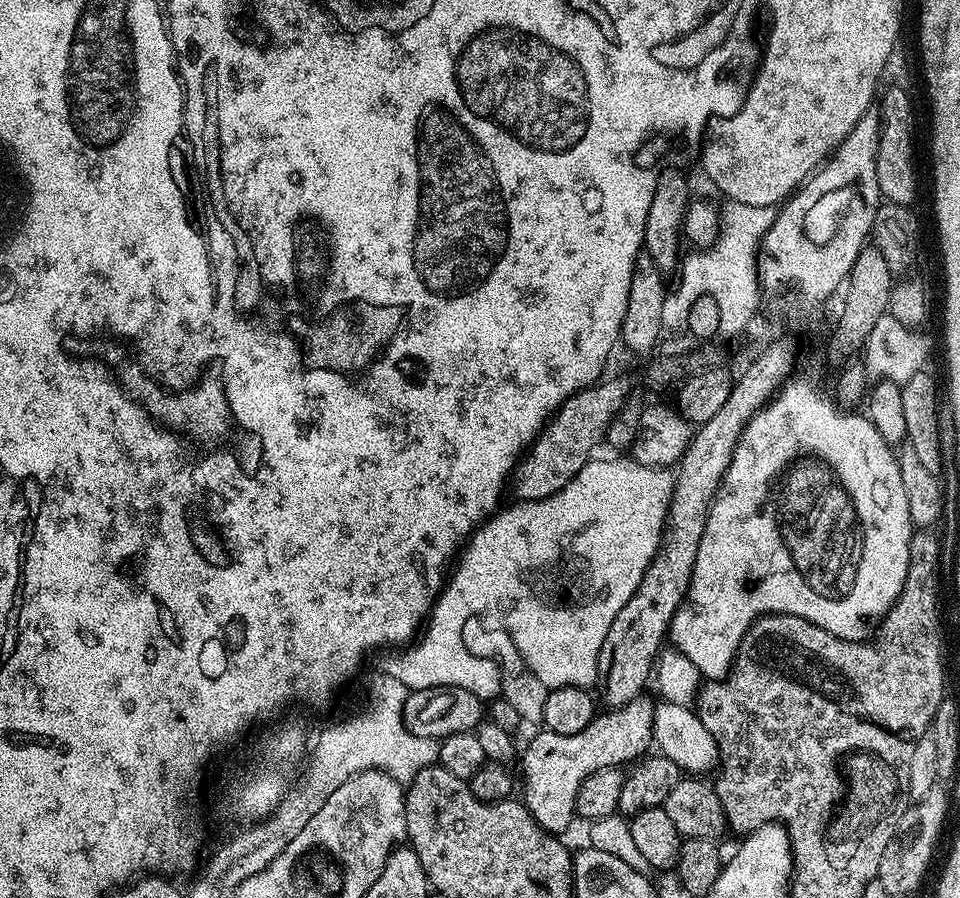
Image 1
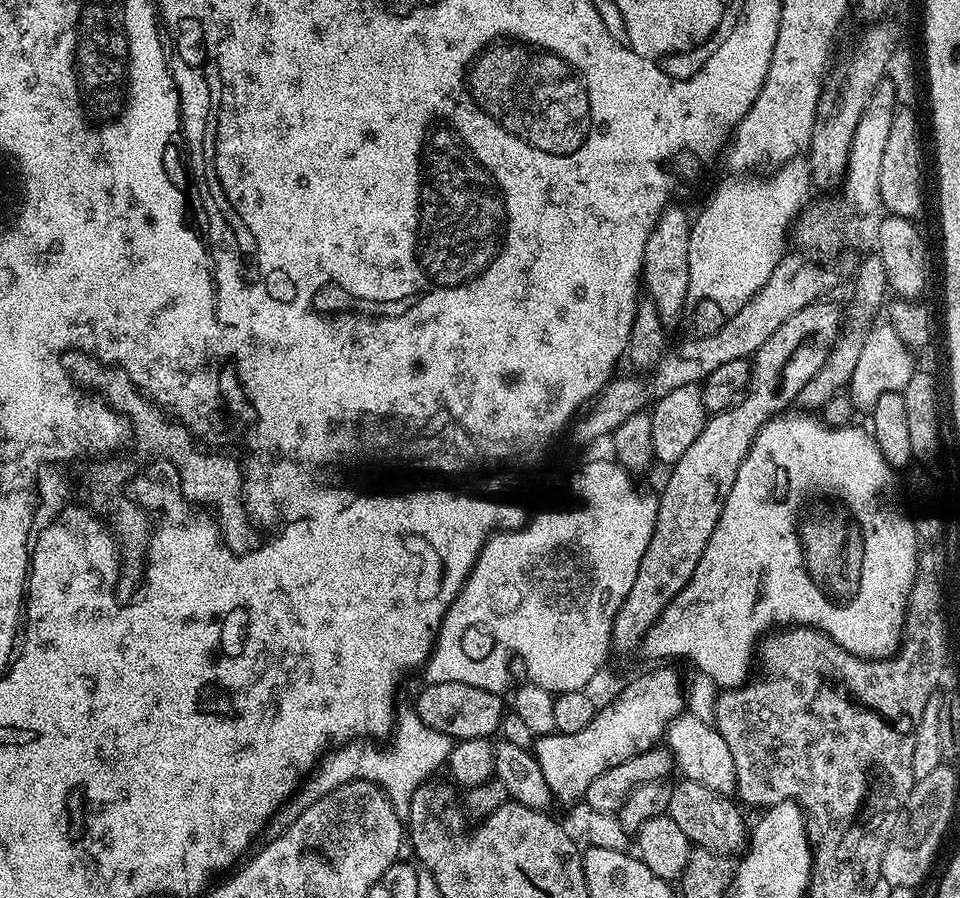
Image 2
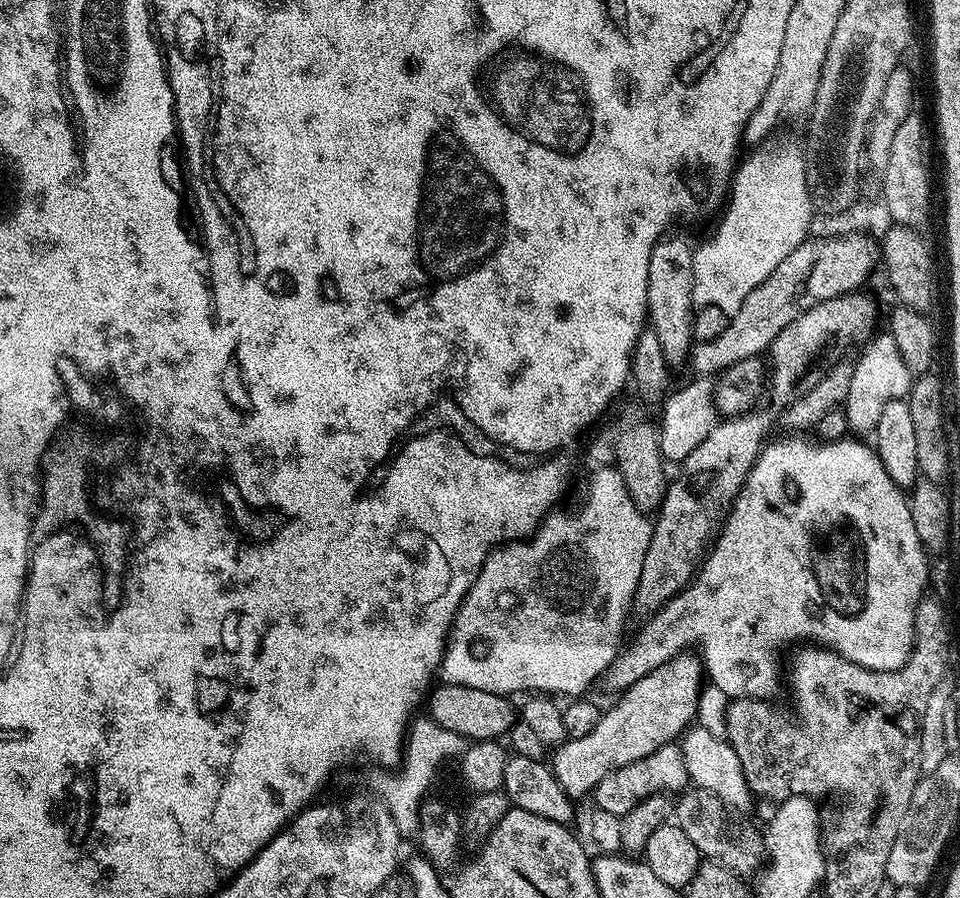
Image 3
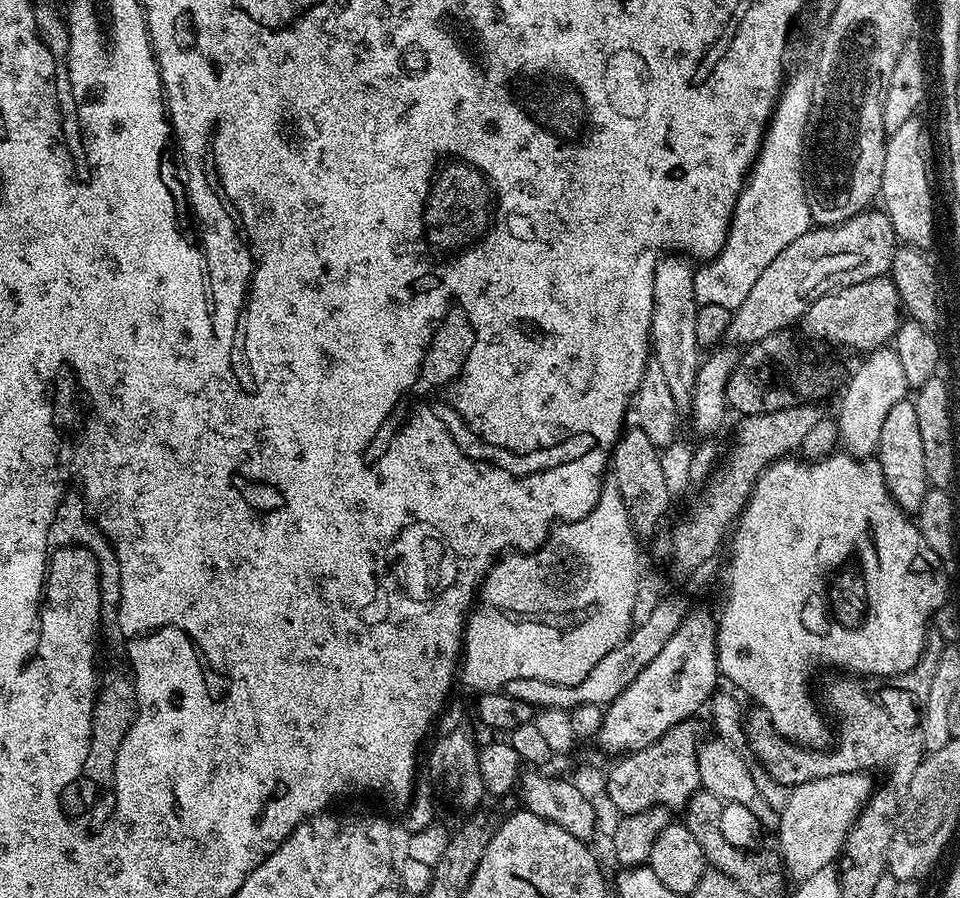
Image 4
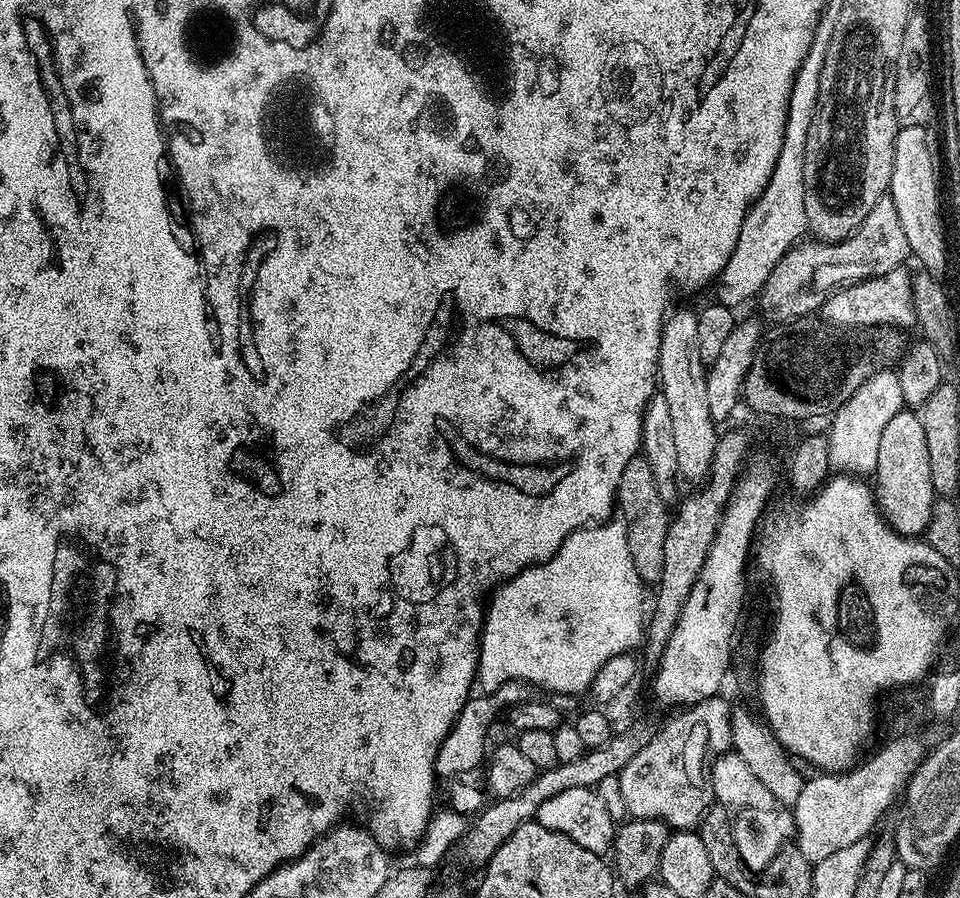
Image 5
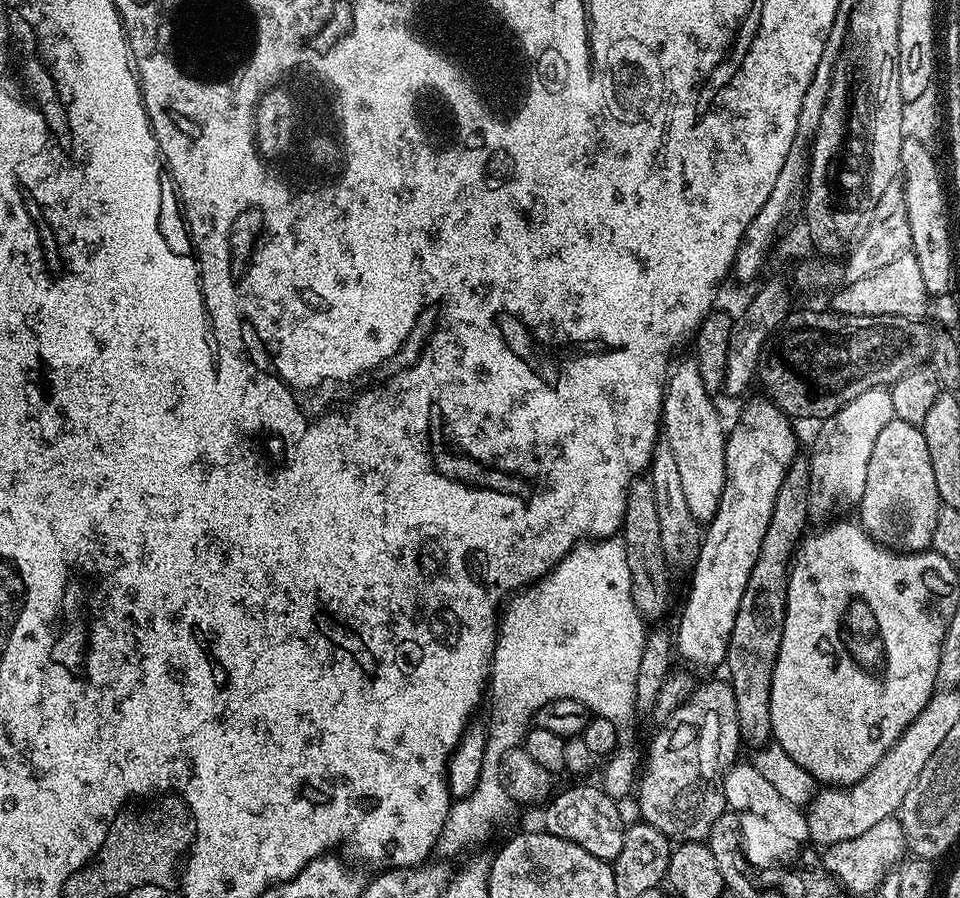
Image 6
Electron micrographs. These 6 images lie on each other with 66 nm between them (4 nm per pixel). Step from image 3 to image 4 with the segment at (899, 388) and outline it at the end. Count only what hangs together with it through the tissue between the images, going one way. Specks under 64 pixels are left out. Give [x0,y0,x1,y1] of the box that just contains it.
[835,346,910,462]

